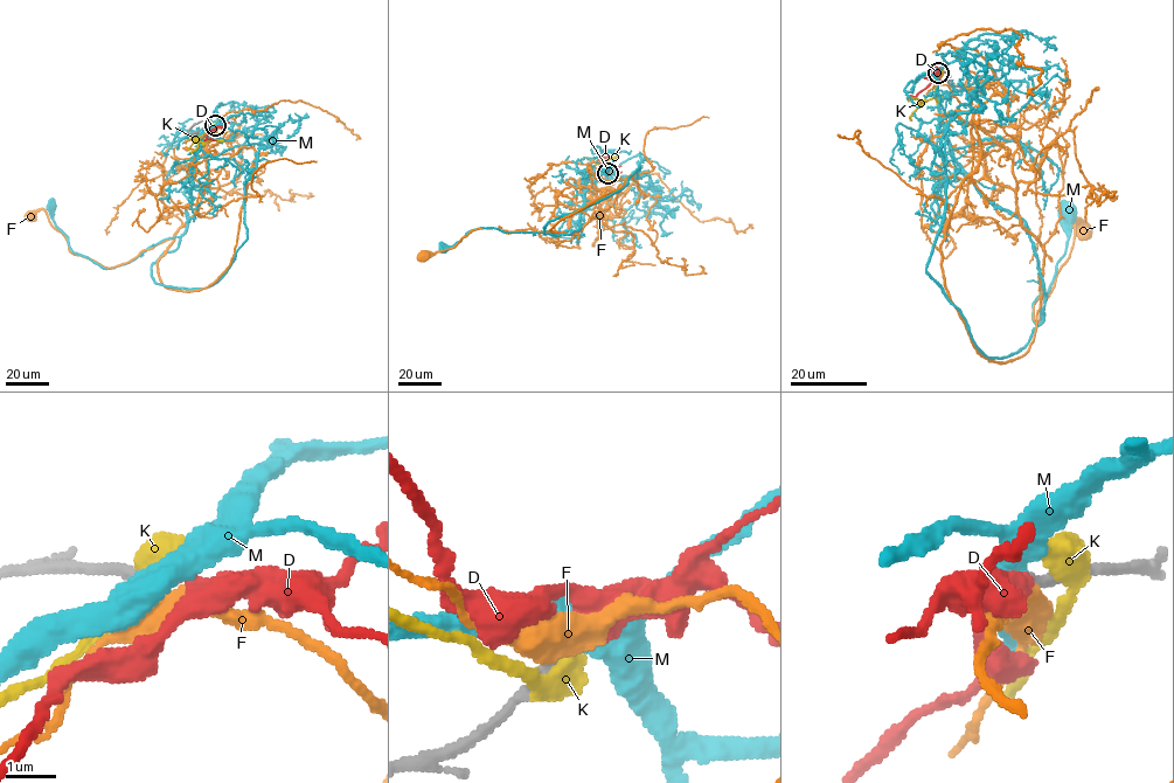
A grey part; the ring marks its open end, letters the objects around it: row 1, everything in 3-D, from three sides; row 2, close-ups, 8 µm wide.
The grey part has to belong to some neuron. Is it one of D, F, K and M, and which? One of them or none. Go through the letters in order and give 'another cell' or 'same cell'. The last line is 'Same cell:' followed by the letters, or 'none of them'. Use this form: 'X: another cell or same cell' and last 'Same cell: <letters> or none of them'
D: another cell
F: another cell
K: another cell
M: another cell
Same cell: none of them

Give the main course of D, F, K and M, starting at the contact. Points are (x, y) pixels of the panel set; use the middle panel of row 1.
D: (608, 173), (598, 160), (608, 157)
F: (608, 173), (616, 172), (619, 178), (599, 198), (602, 216), (578, 231), (480, 228), (452, 248), (423, 257)
K: (606, 175), (591, 172), (590, 168), (616, 157)
M: (608, 173), (594, 173), (588, 177), (576, 230), (523, 233), (480, 228), (444, 249)

